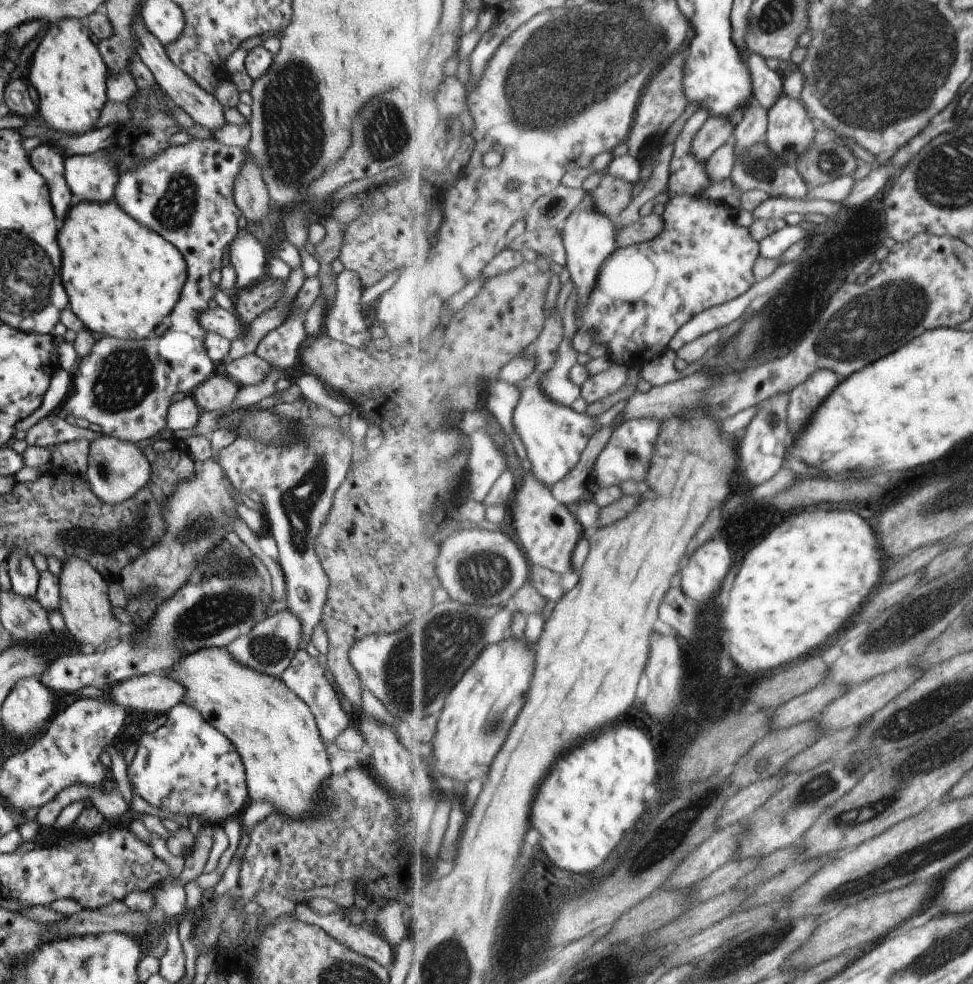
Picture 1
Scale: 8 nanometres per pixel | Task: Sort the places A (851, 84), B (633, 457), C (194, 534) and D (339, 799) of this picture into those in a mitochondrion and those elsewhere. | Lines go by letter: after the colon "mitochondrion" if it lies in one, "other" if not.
A: mitochondrion
B: mitochondrion
C: mitochondrion
D: mitochondrion

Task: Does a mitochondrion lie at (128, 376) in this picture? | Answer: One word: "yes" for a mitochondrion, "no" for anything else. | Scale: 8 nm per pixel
yes

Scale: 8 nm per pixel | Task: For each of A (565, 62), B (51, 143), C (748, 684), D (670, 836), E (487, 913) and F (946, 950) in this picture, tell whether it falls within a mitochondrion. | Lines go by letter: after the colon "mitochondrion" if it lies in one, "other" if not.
A: mitochondrion
B: other
C: other
D: mitochondrion
E: other
F: mitochondrion

